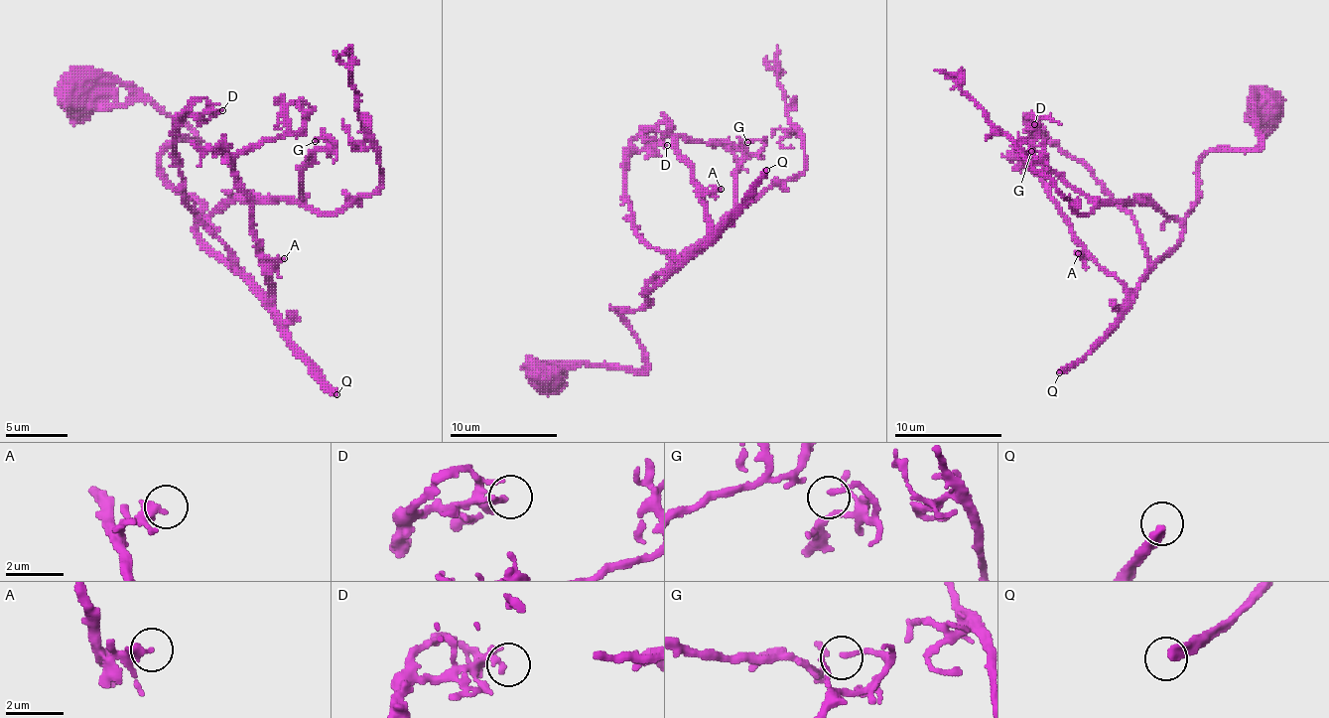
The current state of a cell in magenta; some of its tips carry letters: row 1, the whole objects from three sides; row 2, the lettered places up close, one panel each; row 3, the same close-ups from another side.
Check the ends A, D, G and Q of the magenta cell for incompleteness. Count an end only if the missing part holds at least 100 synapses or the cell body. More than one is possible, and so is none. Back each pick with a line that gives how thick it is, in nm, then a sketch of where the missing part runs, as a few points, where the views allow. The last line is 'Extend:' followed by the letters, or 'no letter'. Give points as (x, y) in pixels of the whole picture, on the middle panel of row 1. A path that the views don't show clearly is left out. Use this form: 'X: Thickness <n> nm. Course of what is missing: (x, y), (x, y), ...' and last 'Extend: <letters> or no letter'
Q: Thickness 360 nm
Extend: Q

